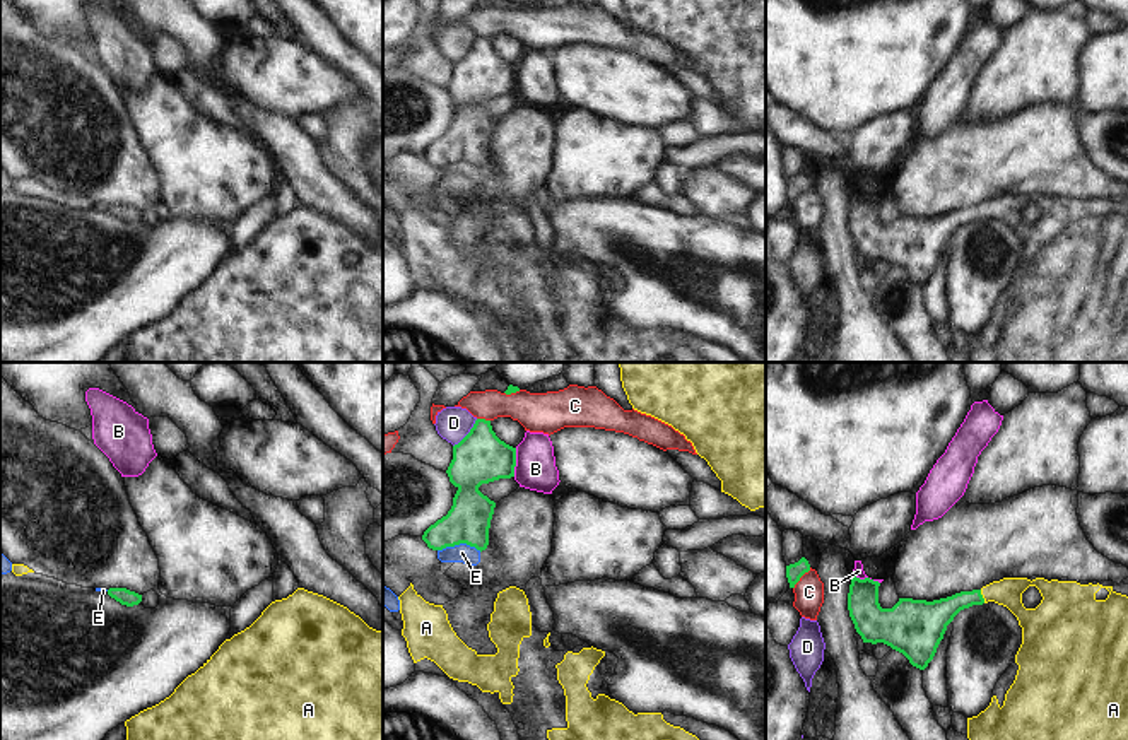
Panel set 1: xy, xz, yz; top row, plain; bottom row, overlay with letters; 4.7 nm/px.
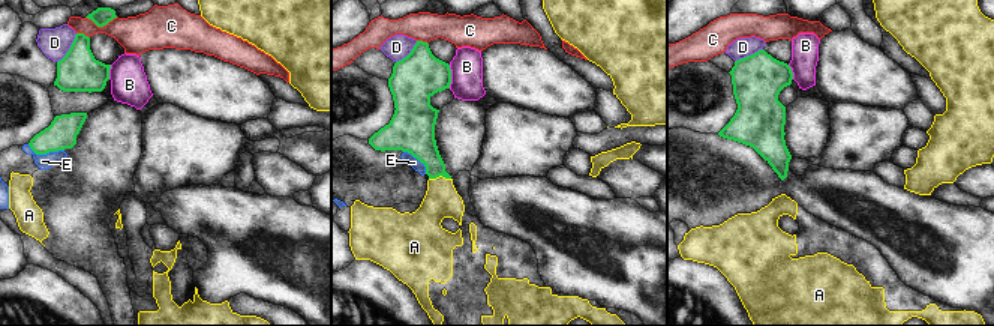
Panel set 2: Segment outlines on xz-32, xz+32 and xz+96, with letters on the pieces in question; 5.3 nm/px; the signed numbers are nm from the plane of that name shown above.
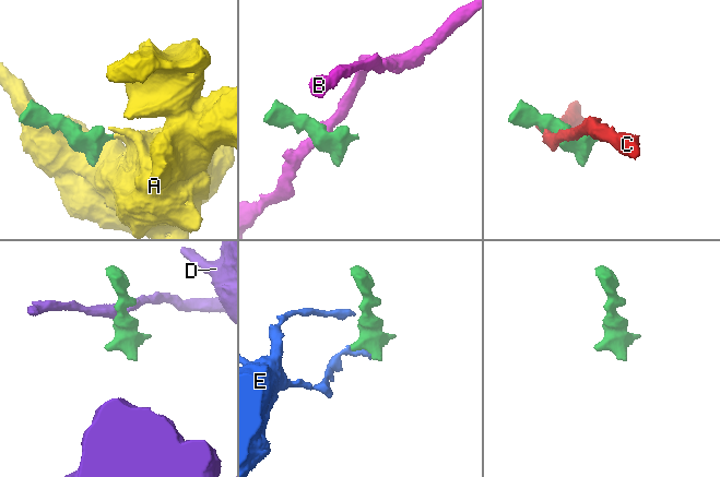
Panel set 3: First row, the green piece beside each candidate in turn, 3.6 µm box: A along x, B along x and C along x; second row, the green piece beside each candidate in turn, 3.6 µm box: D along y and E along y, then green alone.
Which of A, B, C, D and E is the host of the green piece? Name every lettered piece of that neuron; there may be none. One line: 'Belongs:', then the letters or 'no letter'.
Belongs: A

